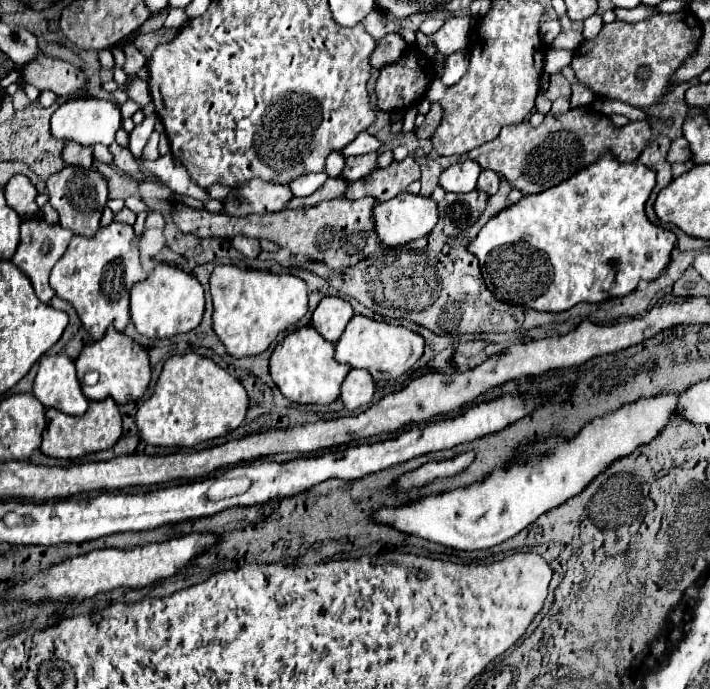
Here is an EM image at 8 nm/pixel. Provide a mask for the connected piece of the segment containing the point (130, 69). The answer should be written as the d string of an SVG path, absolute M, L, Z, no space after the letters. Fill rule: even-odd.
M127 43L125 47L123 47L123 53L125 53L125 65L123 65L123 71L129 75L129 77L133 77L145 63L147 63L147 59L137 51L137 47L133 45L133 43Z

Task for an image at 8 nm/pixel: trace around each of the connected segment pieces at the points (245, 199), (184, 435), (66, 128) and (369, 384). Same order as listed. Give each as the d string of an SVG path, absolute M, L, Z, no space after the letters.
M251 179L245 181L243 185L237 185L231 189L229 197L223 199L223 213L229 217L245 217L251 213L277 213L281 209L285 209L285 203L291 199L293 195L289 195L289 187L287 185L277 185L277 183L269 183L263 179Z
M197 353L173 355L163 365L155 393L139 407L135 425L149 445L193 447L235 431L245 419L247 405L249 399L243 385L211 359Z
M75 97L67 99L59 109L51 115L51 133L63 141L77 141L81 145L111 145L115 139L115 131L121 127L121 113L119 107L107 99L95 97Z
M351 369L341 383L341 401L345 409L353 411L361 405L369 405L375 393L375 383L365 369Z

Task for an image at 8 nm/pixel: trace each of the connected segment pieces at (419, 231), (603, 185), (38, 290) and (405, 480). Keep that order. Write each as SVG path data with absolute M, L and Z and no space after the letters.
M401 193L385 203L377 203L373 207L371 217L373 217L377 239L385 247L401 247L401 245L407 245L415 239L421 239L421 237L429 235L431 229L435 227L435 223L439 221L437 203L431 197L413 195L413 193Z
M605 153L597 163L591 163L565 183L531 197L521 197L515 205L505 207L505 211L497 213L481 227L467 249L479 259L487 289L495 299L509 305L561 313L583 301L599 303L625 297L635 291L639 281L657 279L667 267L675 247L675 235L653 225L645 215L645 201L651 195L653 183L653 169L639 161L621 163L613 153Z
M35 215L33 219L23 219L23 223L21 223L21 243L19 243L19 247L17 247L17 251L15 251L11 261L31 279L35 295L43 303L49 303L51 297L55 295L55 291L49 285L49 273L51 273L53 265L57 263L57 259L65 253L71 237L73 237L73 233L69 229L61 227L59 223L49 225L41 215Z
M465 451L465 453L459 453L451 459L445 459L445 461L429 461L425 463L423 467L419 467L417 471L411 471L407 475L403 475L395 487L397 489L409 489L409 487L421 487L437 477L447 477L447 475L455 475L463 469L467 469L475 459L475 451Z

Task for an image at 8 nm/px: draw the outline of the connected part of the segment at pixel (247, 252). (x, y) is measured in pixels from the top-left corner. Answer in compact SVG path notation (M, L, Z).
M235 235L235 237L231 239L231 245L233 245L239 253L243 253L245 257L251 257L251 259L255 259L255 257L259 255L259 251L261 251L259 241L257 241L257 239L253 239L253 237Z

